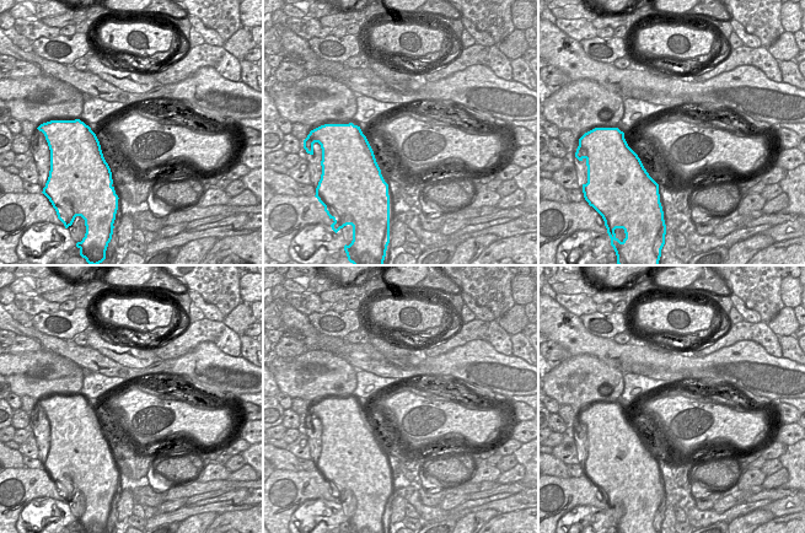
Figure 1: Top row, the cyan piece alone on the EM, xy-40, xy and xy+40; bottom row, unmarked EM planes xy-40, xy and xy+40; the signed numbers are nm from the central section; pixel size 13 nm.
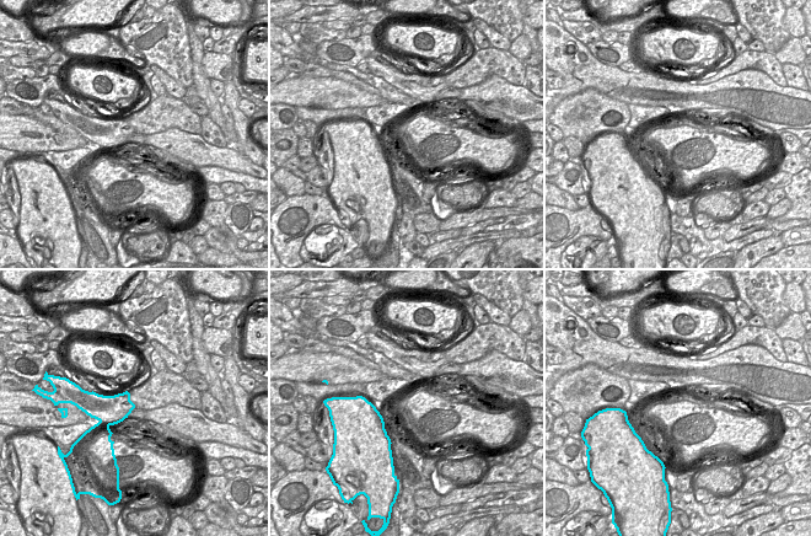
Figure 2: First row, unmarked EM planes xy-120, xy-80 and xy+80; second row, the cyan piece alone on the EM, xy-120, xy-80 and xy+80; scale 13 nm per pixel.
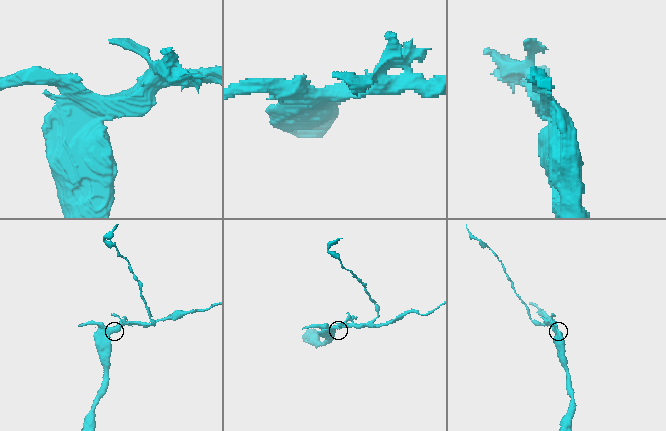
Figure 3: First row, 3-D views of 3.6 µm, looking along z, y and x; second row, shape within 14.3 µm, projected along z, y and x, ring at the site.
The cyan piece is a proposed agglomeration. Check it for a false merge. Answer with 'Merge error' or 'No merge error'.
Merge error

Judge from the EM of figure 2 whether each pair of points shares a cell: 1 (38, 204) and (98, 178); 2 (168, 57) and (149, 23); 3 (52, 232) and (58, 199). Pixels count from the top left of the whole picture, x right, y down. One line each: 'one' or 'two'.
1: one
2: two
3: one

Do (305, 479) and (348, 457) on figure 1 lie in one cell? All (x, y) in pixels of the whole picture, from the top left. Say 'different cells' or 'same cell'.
same cell

